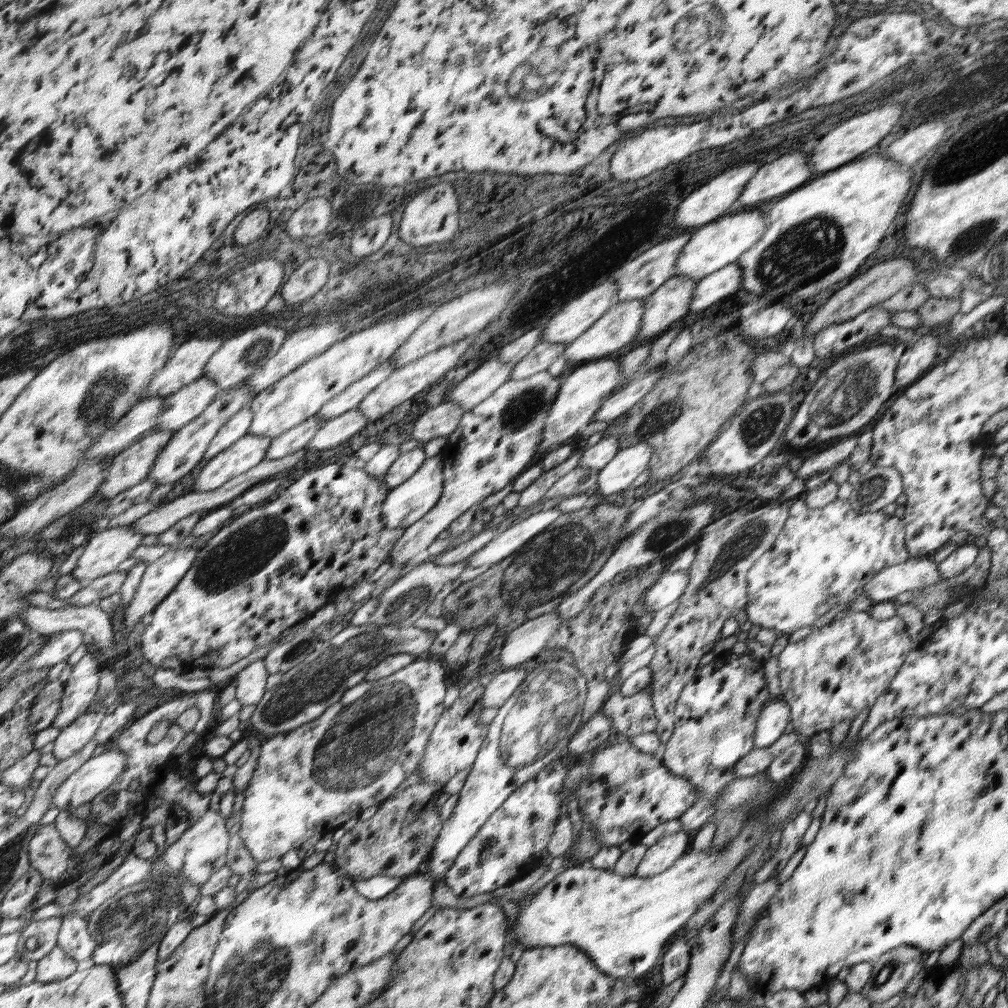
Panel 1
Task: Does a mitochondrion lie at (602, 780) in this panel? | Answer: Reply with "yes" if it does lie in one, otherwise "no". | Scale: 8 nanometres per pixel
no

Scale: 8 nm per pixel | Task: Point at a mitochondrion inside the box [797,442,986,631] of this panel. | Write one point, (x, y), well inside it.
(871, 489)

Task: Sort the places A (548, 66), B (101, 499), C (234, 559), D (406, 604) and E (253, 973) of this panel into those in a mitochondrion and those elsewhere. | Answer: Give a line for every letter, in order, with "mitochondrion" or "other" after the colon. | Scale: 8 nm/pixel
A: mitochondrion
B: other
C: mitochondrion
D: mitochondrion
E: mitochondrion

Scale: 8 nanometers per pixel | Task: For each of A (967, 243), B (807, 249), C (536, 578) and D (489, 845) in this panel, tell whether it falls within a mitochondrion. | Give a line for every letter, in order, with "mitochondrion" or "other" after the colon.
A: mitochondrion
B: mitochondrion
C: mitochondrion
D: mitochondrion

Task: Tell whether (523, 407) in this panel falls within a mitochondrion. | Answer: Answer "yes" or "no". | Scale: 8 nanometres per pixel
yes

